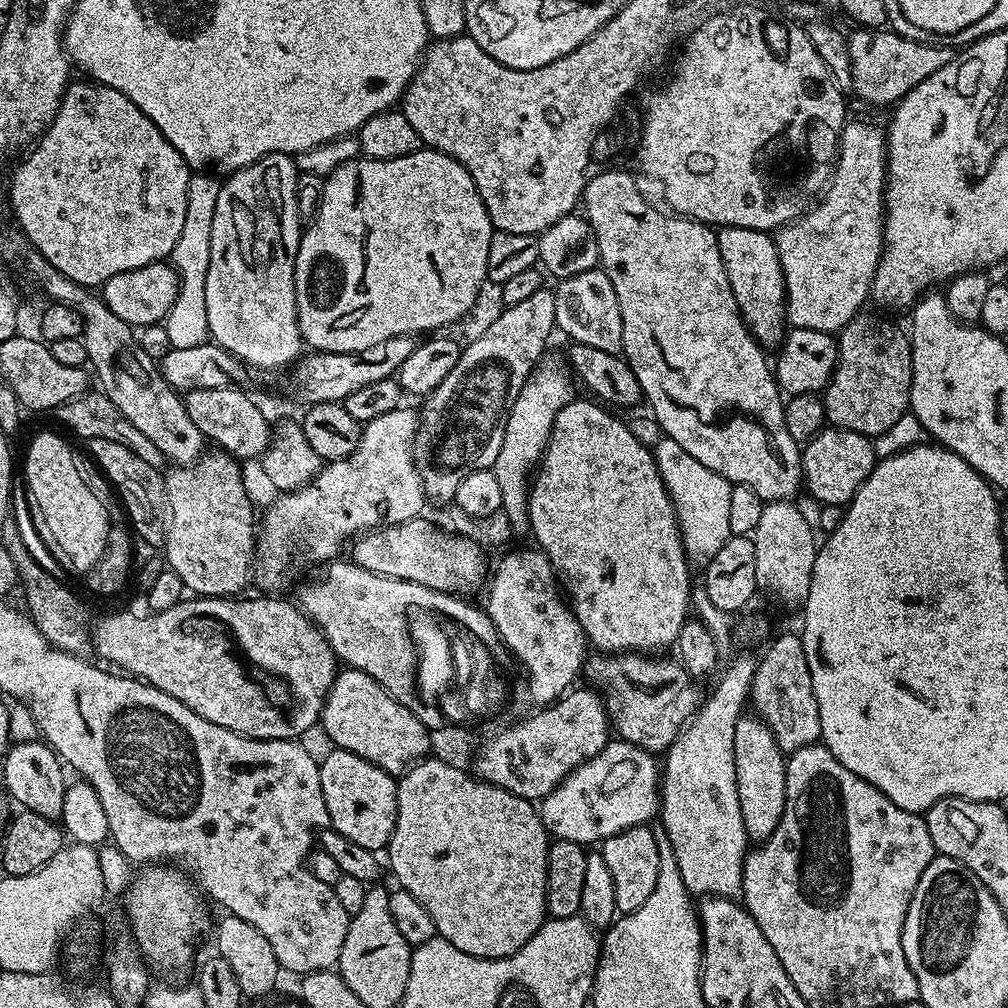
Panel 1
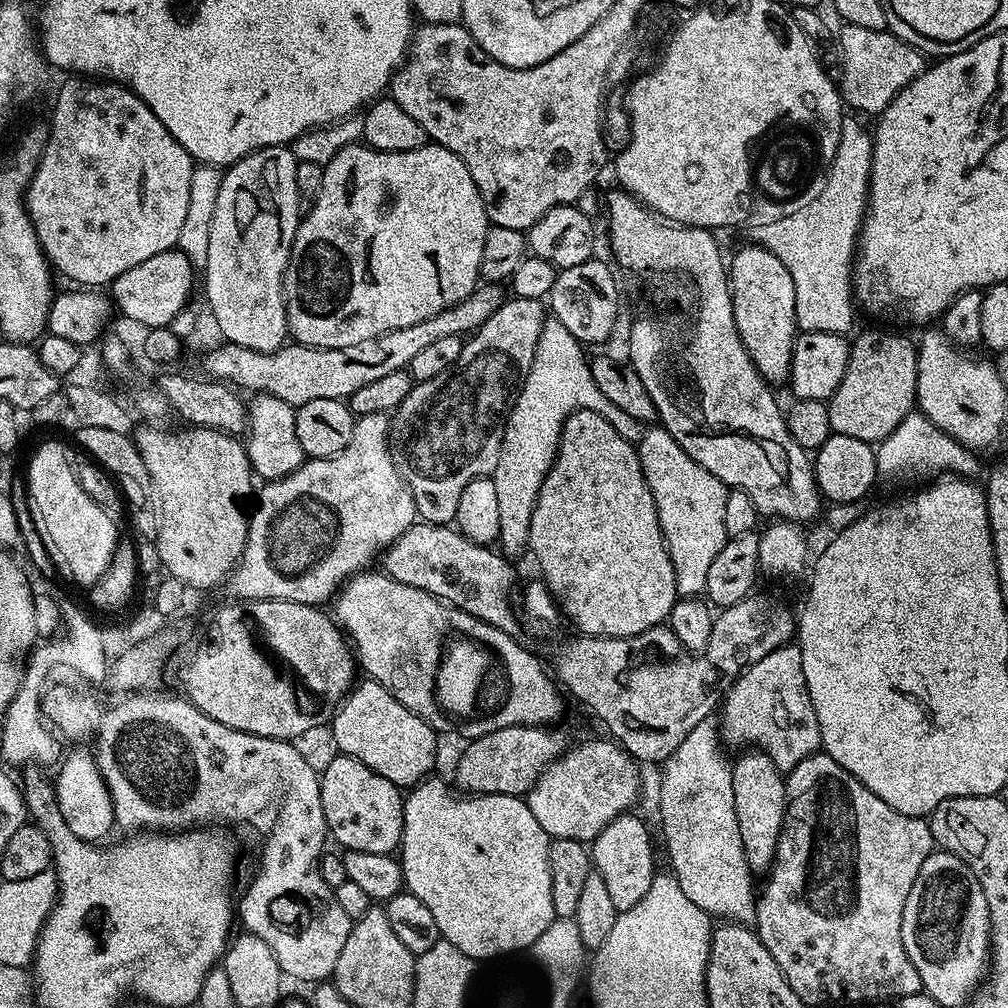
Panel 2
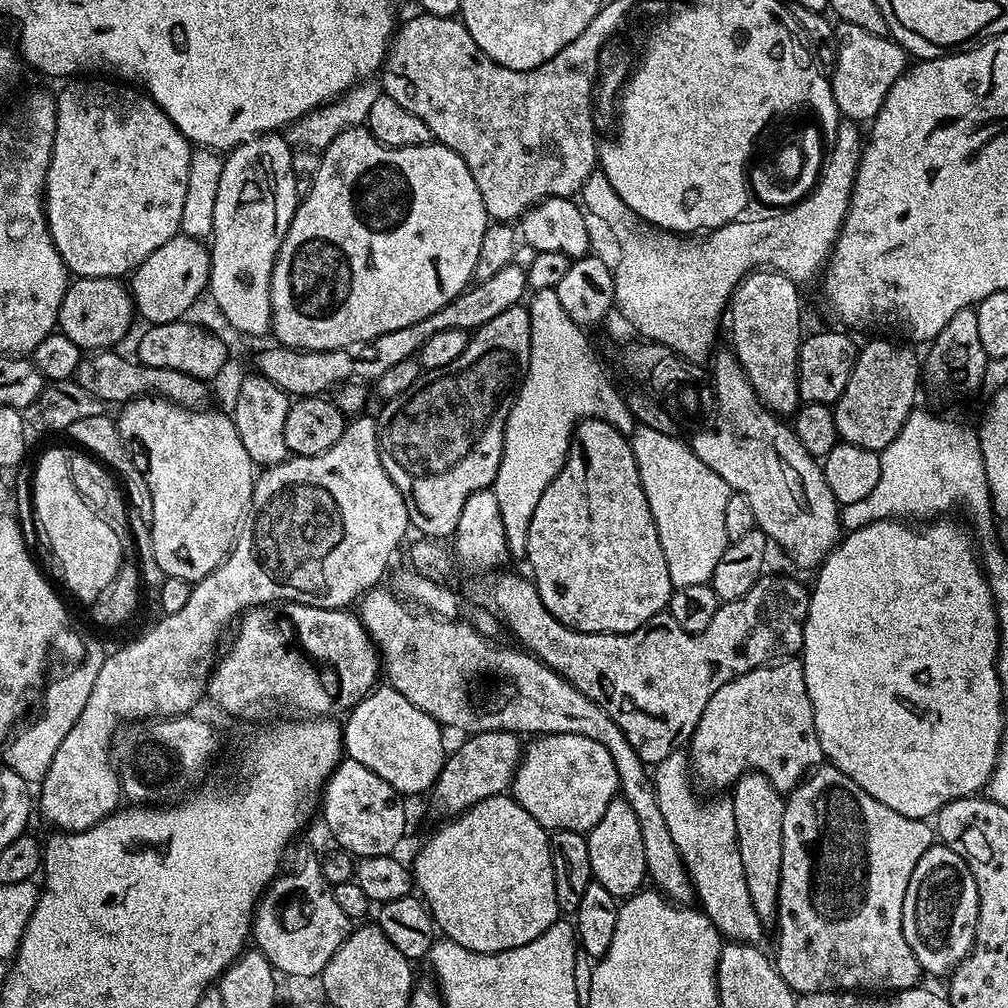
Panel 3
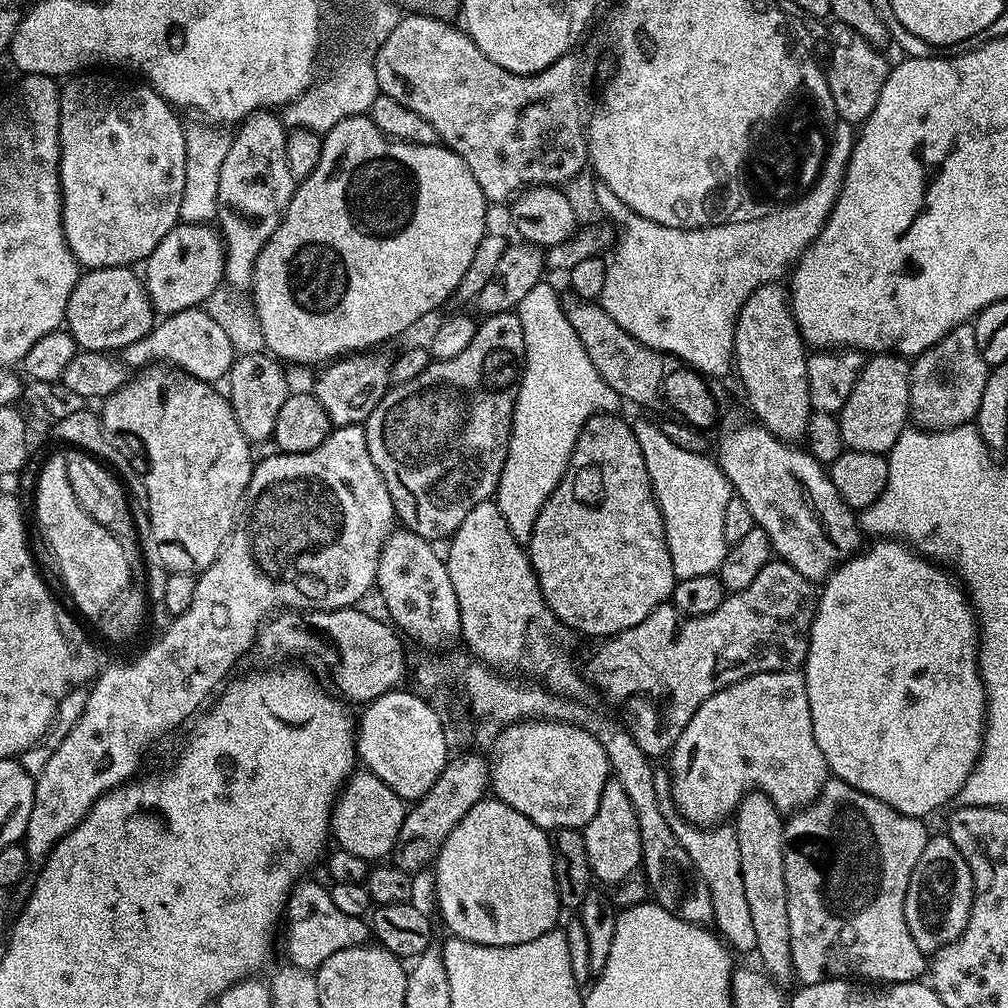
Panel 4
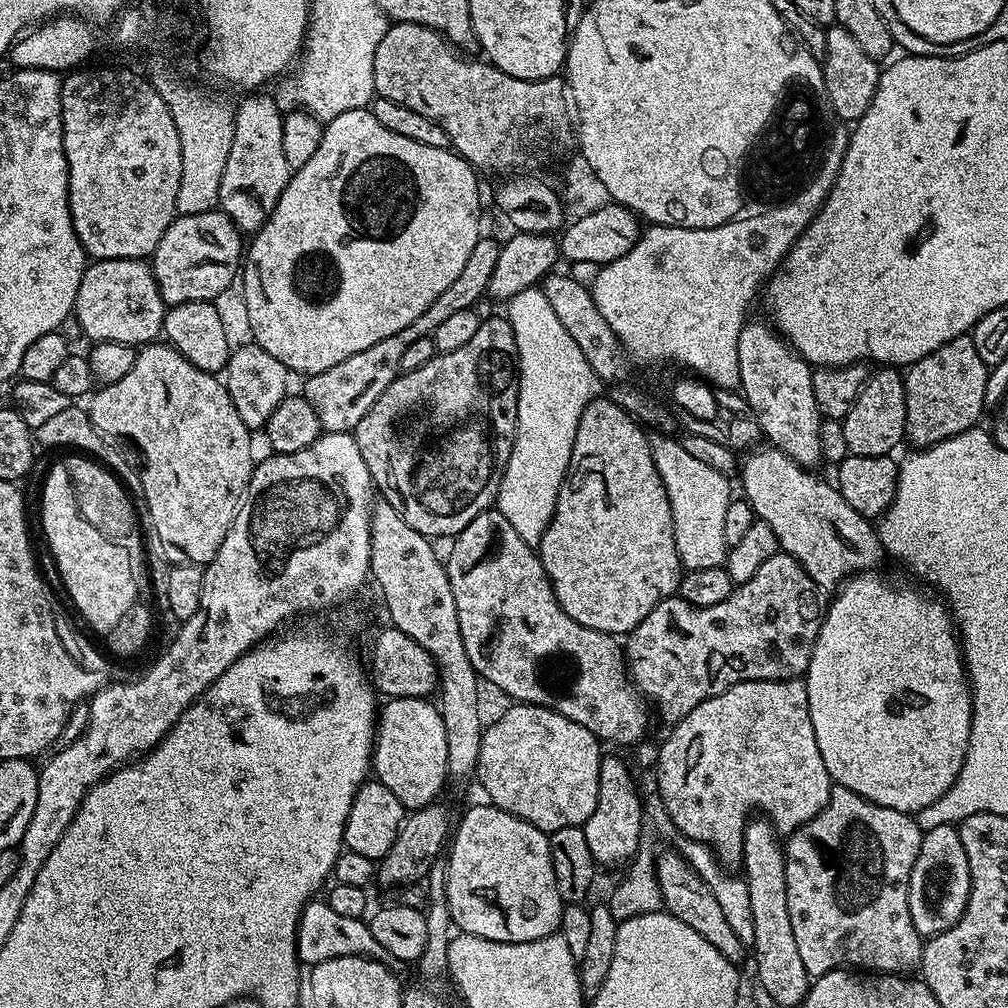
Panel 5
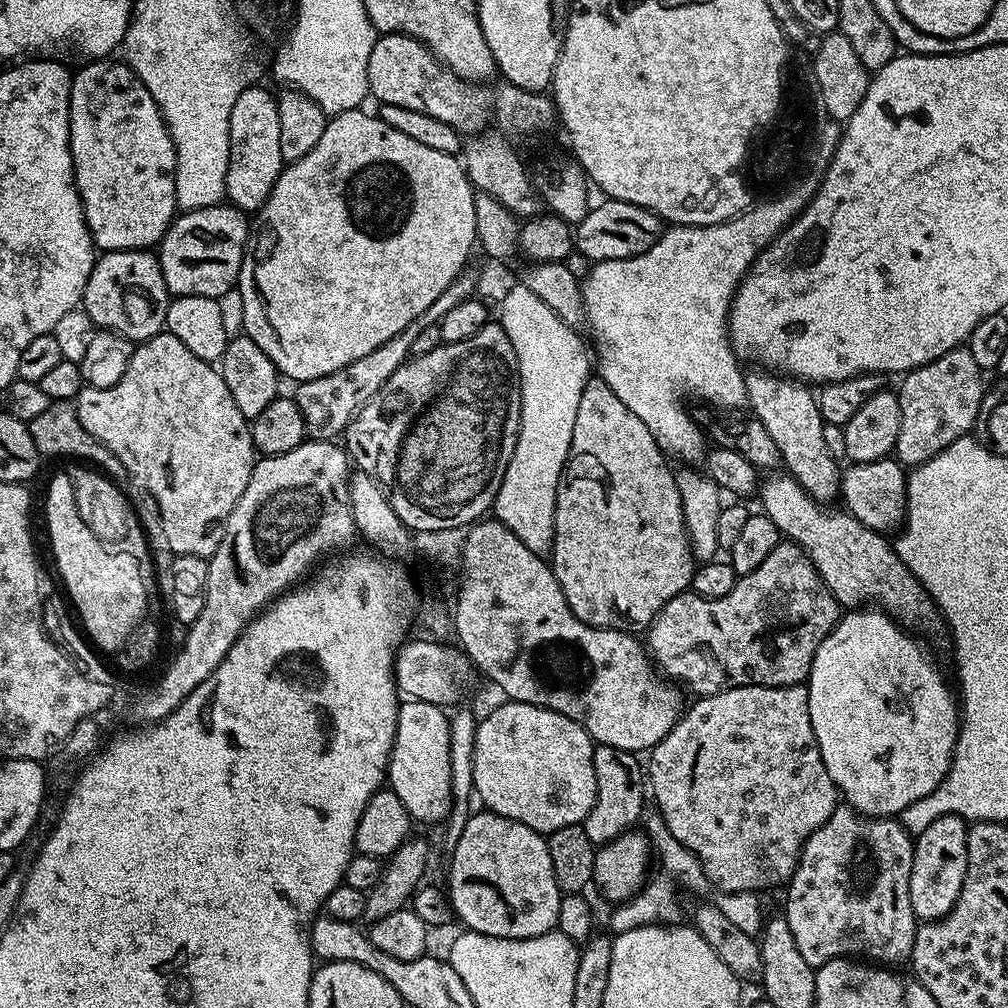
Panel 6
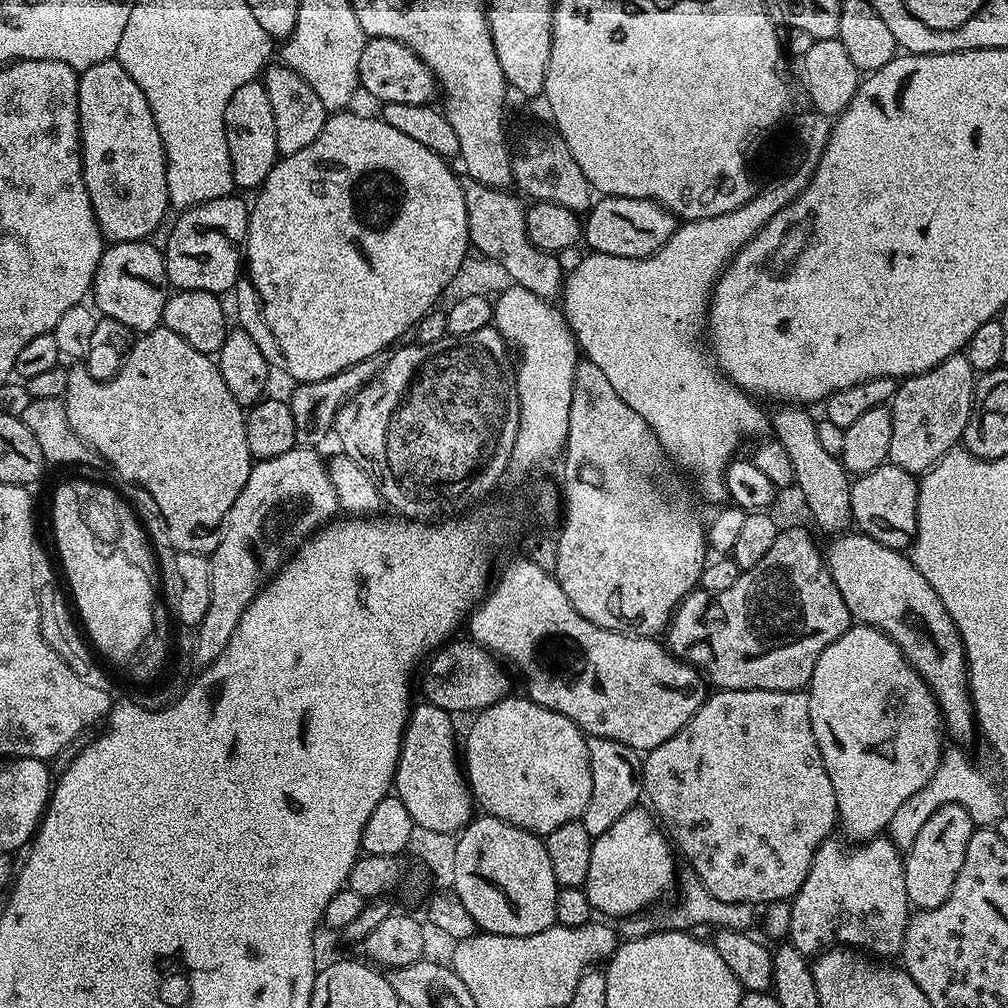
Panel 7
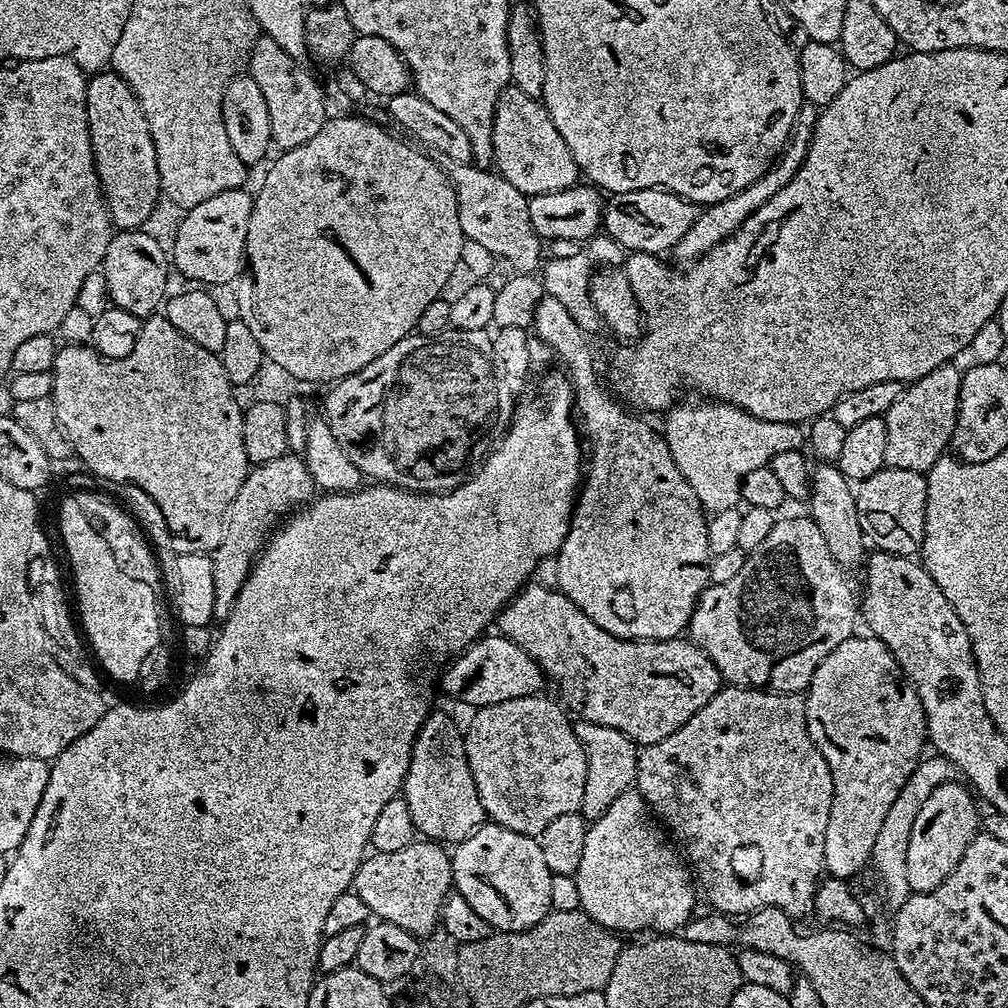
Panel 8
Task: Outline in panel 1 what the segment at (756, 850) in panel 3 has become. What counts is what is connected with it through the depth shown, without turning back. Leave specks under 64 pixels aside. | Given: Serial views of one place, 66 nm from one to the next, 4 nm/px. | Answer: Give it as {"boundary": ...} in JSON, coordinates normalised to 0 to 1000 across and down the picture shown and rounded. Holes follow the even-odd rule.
{"boundary":[[[735,708],[728,720],[728,768],[743,834],[757,835],[770,822],[778,803],[781,763],[780,748],[758,715],[749,708]]]}

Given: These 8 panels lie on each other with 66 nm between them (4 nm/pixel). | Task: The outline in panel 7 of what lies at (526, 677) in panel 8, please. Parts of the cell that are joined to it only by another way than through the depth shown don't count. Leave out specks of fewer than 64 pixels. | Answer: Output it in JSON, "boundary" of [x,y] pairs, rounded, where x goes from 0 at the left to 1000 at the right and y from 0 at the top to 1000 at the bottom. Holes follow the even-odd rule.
{"boundary":[[[449,634],[424,652],[417,683],[421,686],[420,693],[426,698],[449,708],[471,708],[505,689],[509,686],[508,675],[504,672],[505,664],[493,652],[477,639],[459,634]]]}

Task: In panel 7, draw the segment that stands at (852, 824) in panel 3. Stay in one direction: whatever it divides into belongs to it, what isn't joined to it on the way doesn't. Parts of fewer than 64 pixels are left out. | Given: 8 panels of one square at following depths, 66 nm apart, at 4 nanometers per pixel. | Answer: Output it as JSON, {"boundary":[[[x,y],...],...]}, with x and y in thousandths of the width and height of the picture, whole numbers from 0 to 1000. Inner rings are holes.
{"boundary":[[[877,827],[848,839],[837,837],[822,831],[812,839],[800,875],[796,875],[784,894],[784,935],[799,946],[813,946],[826,938],[840,938],[873,950],[888,949],[897,935],[903,908],[897,849]]]}

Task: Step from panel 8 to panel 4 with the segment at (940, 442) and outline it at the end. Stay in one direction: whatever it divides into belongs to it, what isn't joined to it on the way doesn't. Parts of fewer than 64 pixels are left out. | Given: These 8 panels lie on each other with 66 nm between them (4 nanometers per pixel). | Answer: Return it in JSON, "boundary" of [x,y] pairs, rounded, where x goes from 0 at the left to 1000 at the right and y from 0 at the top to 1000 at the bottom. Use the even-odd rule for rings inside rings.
{"boundary":[[[963,320],[951,321],[942,327],[938,335],[908,354],[904,362],[901,412],[908,424],[934,429],[967,418],[982,362],[976,358],[974,351],[970,351],[970,339],[966,336]]]}

